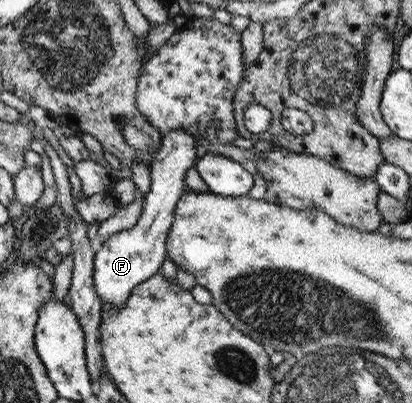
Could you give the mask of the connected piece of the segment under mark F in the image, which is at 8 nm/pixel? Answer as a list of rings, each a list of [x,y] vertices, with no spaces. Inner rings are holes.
[[[182,128],[168,130],[161,137],[160,148],[158,147],[149,168],[150,187],[148,188],[148,193],[143,196],[141,213],[136,224],[132,229],[110,235],[102,243],[100,250],[94,253],[92,283],[94,293],[99,298],[101,305],[106,302],[110,307],[123,306],[136,285],[146,281],[146,279],[150,279],[159,271],[160,265],[165,260],[164,240],[166,240],[168,228],[170,228],[172,218],[174,218],[174,206],[183,191],[183,178],[187,173],[187,169],[192,168],[197,159],[195,148],[197,138],[193,133]]]

